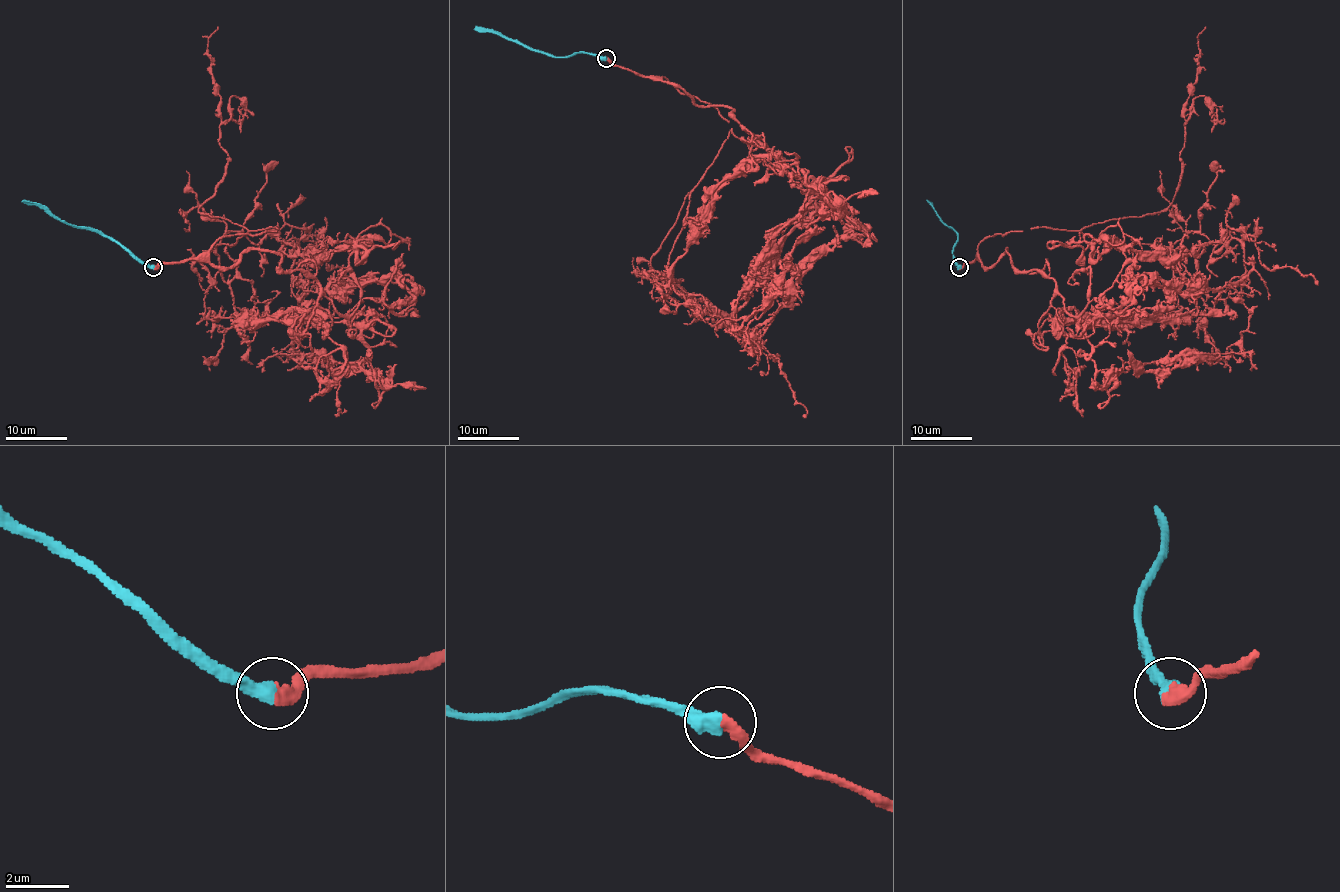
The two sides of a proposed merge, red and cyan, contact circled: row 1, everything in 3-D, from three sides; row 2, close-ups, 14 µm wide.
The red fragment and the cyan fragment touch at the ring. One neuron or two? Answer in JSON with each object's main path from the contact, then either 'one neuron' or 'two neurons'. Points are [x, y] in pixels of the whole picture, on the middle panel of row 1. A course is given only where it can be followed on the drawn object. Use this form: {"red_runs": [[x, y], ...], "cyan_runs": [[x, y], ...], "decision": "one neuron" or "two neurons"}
{"red_runs": [[606, 59], [734, 109], [772, 154], [708, 197], [657, 277], [678, 285], [654, 273], [680, 279], [671, 305]], "cyan_runs": [[606, 59], [586, 52], [552, 57], [475, 26]], "decision": "one neuron"}

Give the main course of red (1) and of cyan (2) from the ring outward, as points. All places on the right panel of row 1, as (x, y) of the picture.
1: (959, 267), (1007, 250), (1055, 282), (1052, 317), (1186, 319), (1169, 247), (1184, 236), (1172, 203), (1206, 26)
2: (959, 267), (953, 257), (958, 234), (927, 200)

